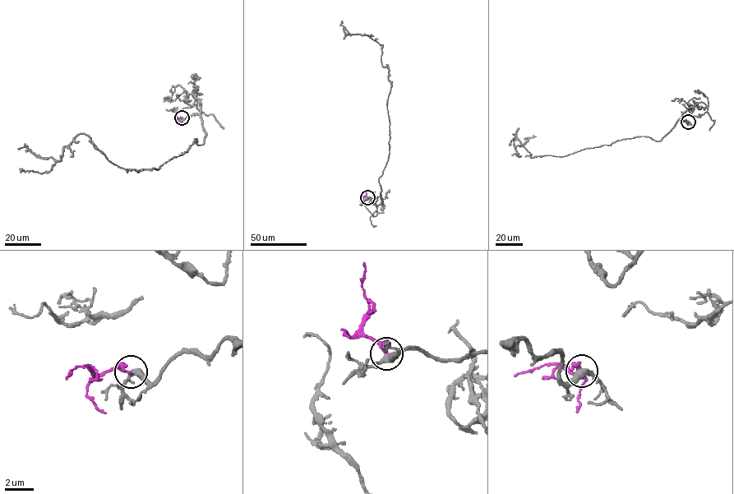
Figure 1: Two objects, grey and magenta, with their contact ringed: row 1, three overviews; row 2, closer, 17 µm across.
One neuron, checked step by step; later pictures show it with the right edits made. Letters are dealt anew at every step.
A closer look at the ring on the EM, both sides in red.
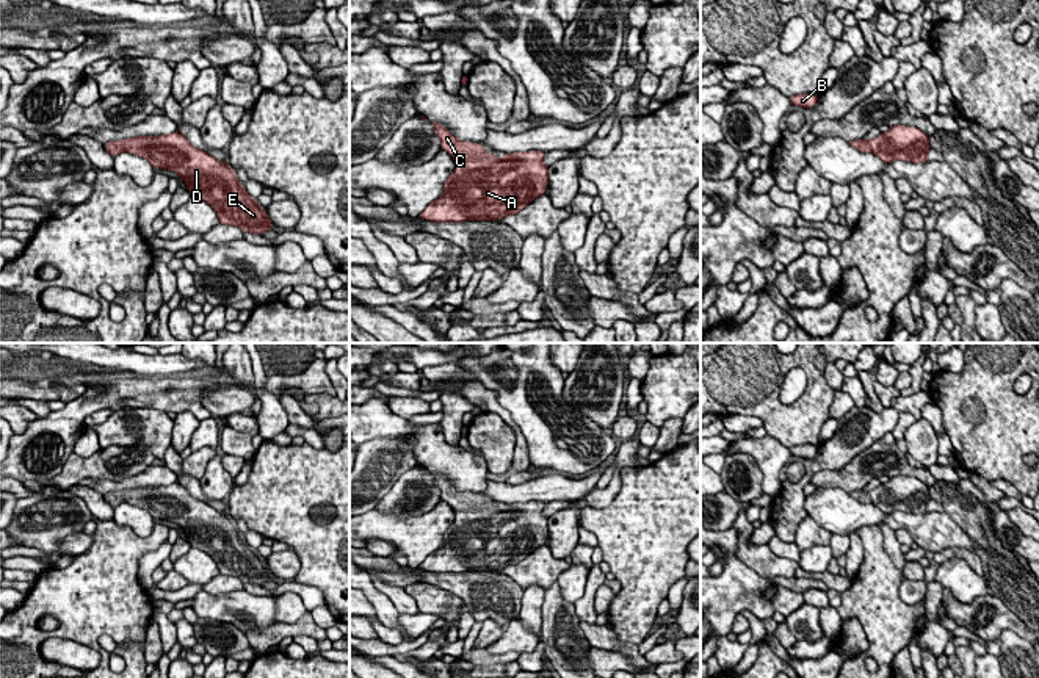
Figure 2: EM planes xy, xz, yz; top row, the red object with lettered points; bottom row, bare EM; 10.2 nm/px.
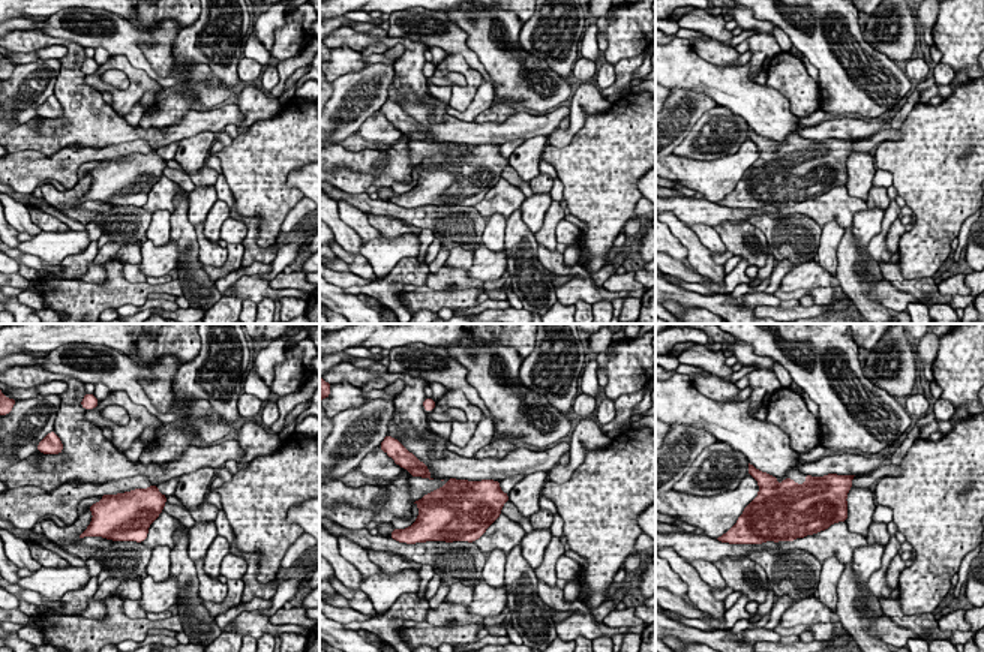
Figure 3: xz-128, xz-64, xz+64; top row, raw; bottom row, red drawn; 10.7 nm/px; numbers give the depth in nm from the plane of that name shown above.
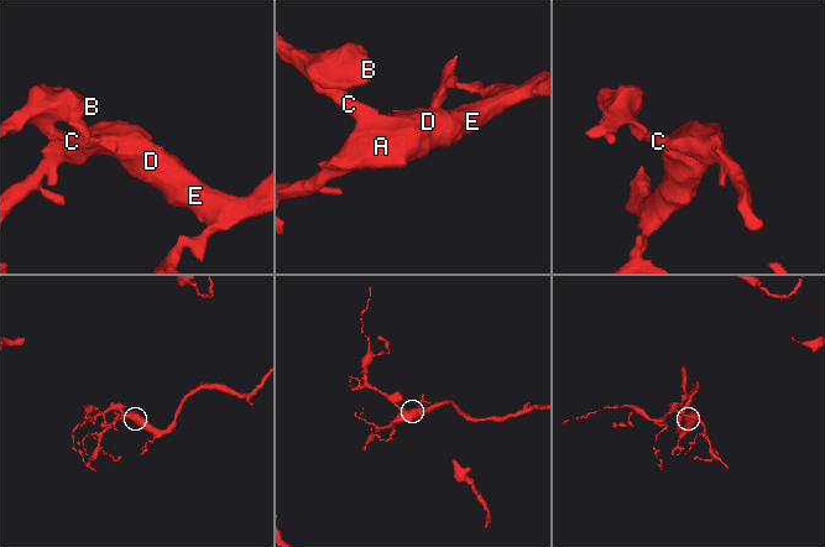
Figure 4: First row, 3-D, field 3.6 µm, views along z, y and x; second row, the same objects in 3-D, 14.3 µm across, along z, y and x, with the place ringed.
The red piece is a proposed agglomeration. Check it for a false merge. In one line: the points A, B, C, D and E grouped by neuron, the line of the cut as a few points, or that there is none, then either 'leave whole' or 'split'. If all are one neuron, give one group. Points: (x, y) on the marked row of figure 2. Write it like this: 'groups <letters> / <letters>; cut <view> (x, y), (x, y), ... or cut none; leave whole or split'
groups A B C D E; cut none; leave whole

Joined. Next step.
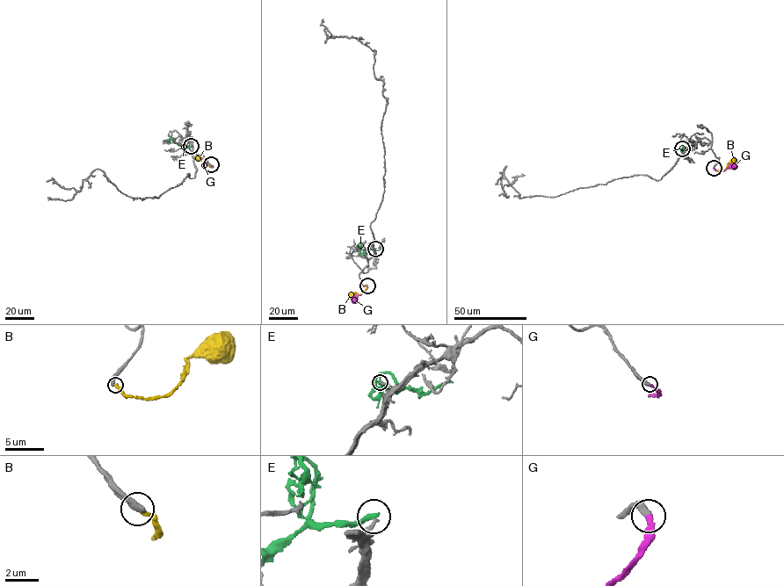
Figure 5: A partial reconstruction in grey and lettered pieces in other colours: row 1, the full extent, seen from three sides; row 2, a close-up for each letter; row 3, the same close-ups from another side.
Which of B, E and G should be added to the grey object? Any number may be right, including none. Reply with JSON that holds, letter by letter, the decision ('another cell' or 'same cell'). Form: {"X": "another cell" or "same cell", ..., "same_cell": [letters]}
{"B": "another cell", "E": "another cell", "G": "same cell", "same_cell": ["G"]}

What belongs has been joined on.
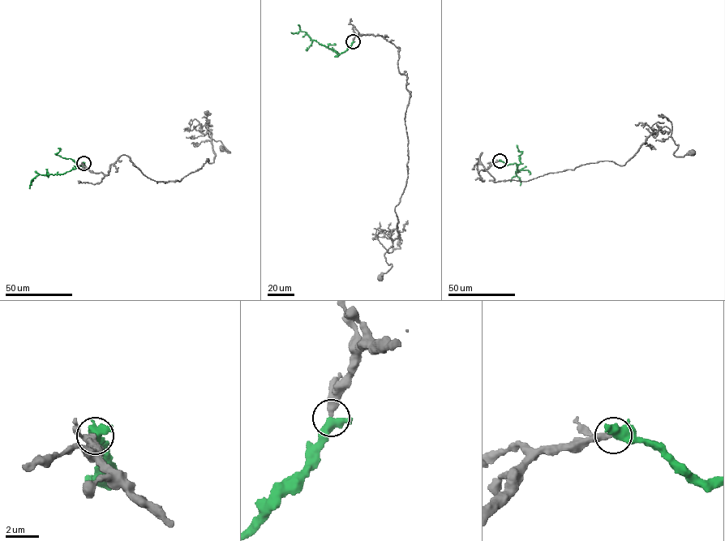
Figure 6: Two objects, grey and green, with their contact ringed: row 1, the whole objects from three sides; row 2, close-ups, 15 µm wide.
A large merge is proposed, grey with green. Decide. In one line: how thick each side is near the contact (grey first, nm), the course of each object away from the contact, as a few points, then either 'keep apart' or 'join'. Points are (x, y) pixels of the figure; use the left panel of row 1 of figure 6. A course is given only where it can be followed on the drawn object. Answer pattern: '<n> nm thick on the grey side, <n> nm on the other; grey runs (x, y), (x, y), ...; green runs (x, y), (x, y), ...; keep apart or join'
400 nm thick on the grey side, 400 nm on the other; grey runs (83, 163), (107, 175), (126, 155), (166, 182), (213, 163), (206, 123), (229, 152), (223, 148); green runs (83, 163), (83, 166), (78, 165), (62, 173), (39, 174), (32, 179), (30, 188); join

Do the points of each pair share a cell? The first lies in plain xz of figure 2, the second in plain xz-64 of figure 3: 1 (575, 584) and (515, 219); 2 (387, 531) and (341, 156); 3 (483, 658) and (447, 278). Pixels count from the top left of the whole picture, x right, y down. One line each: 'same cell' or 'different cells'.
1: different cells
2: same cell
3: same cell

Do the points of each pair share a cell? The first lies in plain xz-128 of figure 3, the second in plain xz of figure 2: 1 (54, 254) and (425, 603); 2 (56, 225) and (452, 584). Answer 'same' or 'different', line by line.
1: different
2: different

